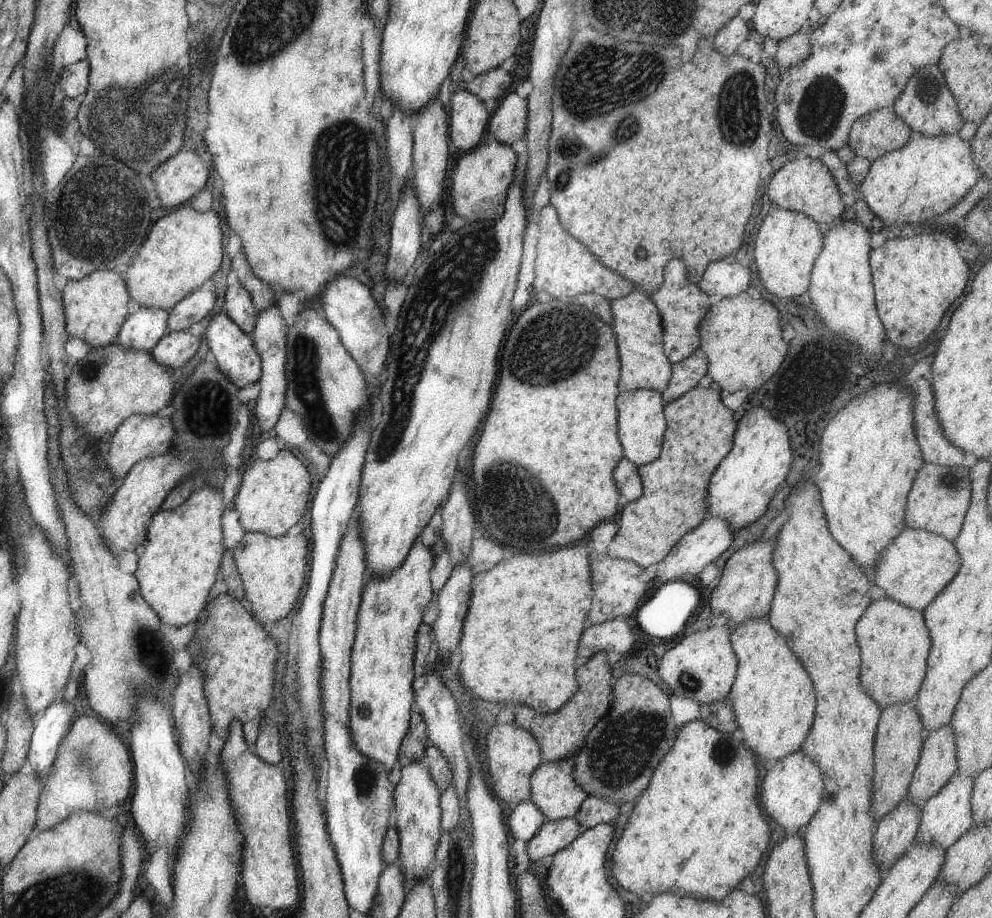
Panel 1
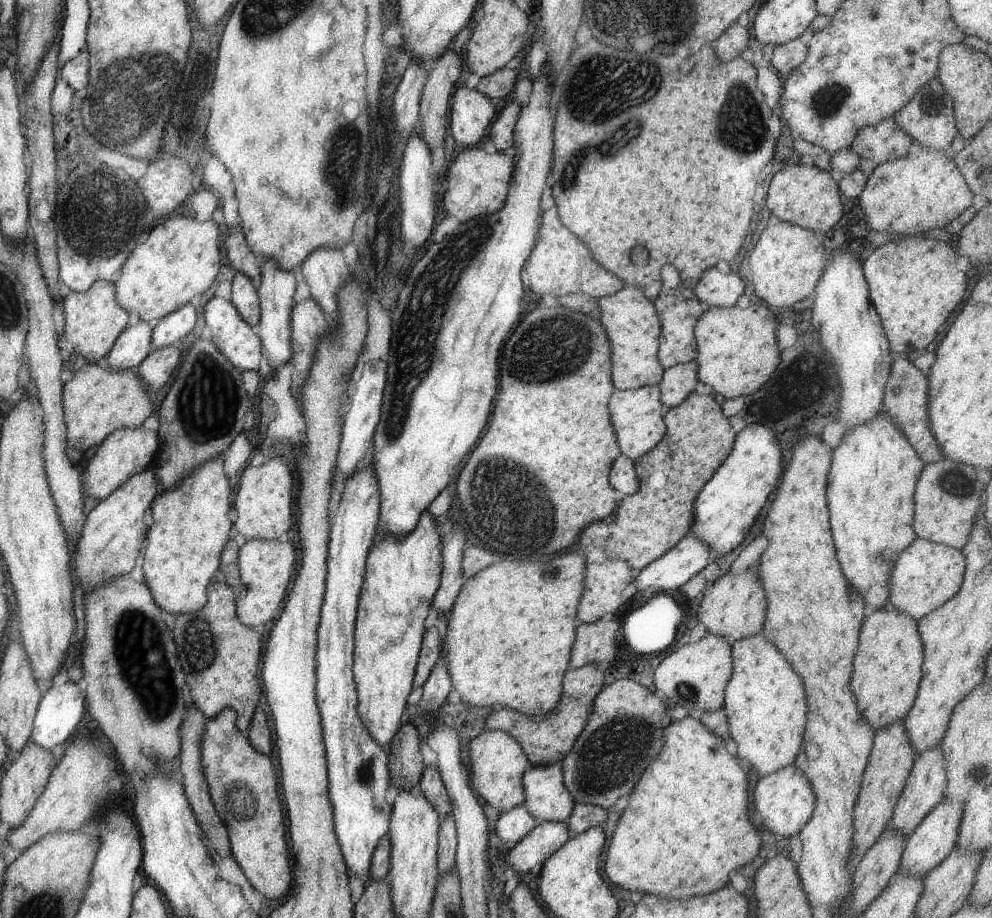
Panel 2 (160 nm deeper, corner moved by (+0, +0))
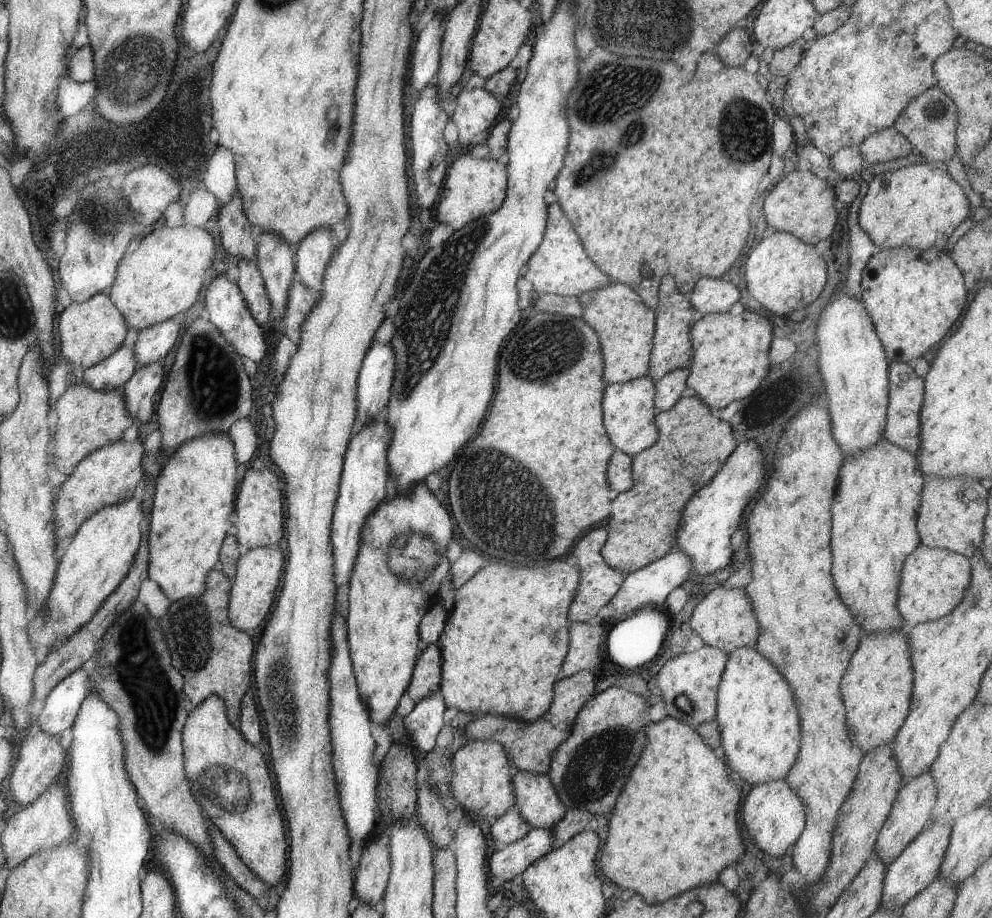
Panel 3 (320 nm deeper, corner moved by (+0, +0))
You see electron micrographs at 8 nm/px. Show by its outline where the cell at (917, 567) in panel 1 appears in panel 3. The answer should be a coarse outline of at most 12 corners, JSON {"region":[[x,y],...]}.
{"region":[[918,545],[904,561],[897,609],[907,626],[950,614],[971,558]]}

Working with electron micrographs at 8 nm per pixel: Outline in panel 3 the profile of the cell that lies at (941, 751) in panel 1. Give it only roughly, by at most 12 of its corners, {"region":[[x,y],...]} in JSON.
{"region":[[929,770],[904,782],[876,839],[886,866],[925,830]]}

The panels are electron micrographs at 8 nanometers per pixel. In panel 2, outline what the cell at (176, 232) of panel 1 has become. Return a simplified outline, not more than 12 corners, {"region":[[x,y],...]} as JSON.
{"region":[[213,219],[158,224],[125,263],[118,303],[150,324],[208,292]]}

